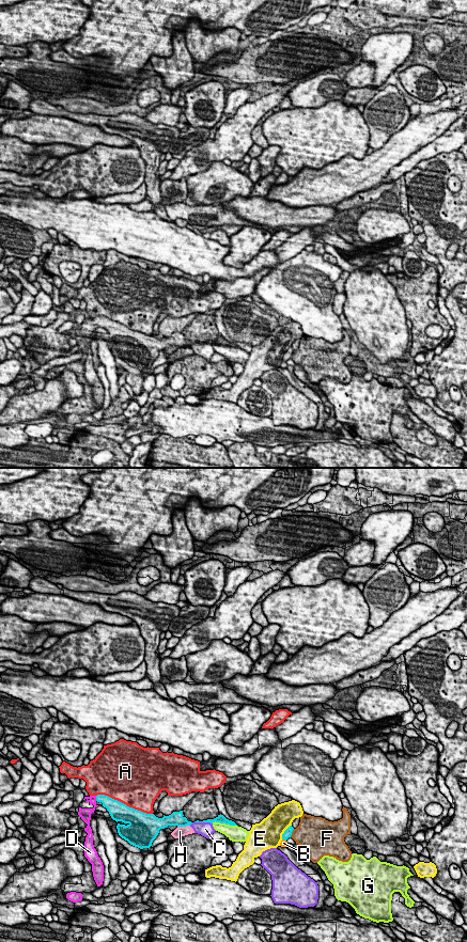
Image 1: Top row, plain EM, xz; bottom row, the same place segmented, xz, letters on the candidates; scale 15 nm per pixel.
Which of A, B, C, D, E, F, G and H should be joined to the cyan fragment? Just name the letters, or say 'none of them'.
D

